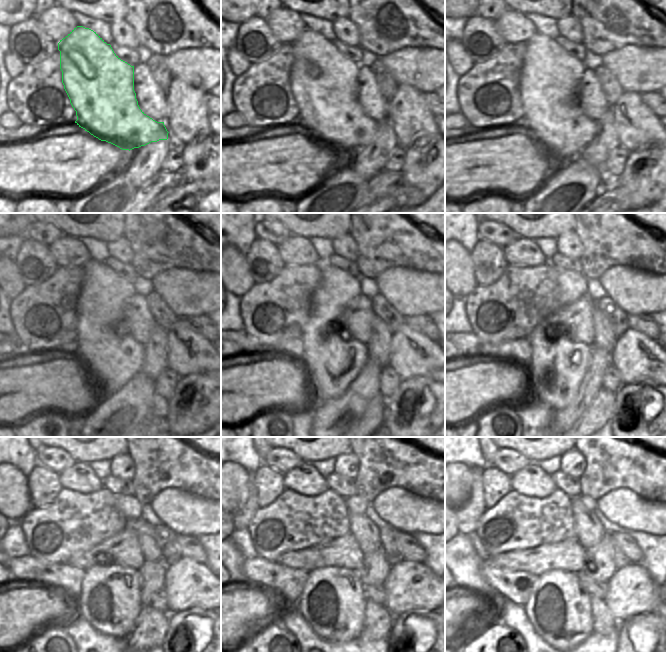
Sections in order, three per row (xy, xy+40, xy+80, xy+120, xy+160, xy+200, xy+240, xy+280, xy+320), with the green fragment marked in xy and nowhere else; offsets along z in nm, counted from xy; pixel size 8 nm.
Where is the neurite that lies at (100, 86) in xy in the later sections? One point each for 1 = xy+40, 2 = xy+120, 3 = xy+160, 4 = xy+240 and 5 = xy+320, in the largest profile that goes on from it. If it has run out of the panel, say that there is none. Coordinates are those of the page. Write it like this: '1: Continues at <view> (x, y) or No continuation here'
1: Continues at xy+40 (324, 83)
2: Continues at xy+120 (110, 359)
3: Continues at xy+160 (333, 361)
4: Continues at xy+240 (109, 600)
5: Continues at xy+320 (558, 608)

